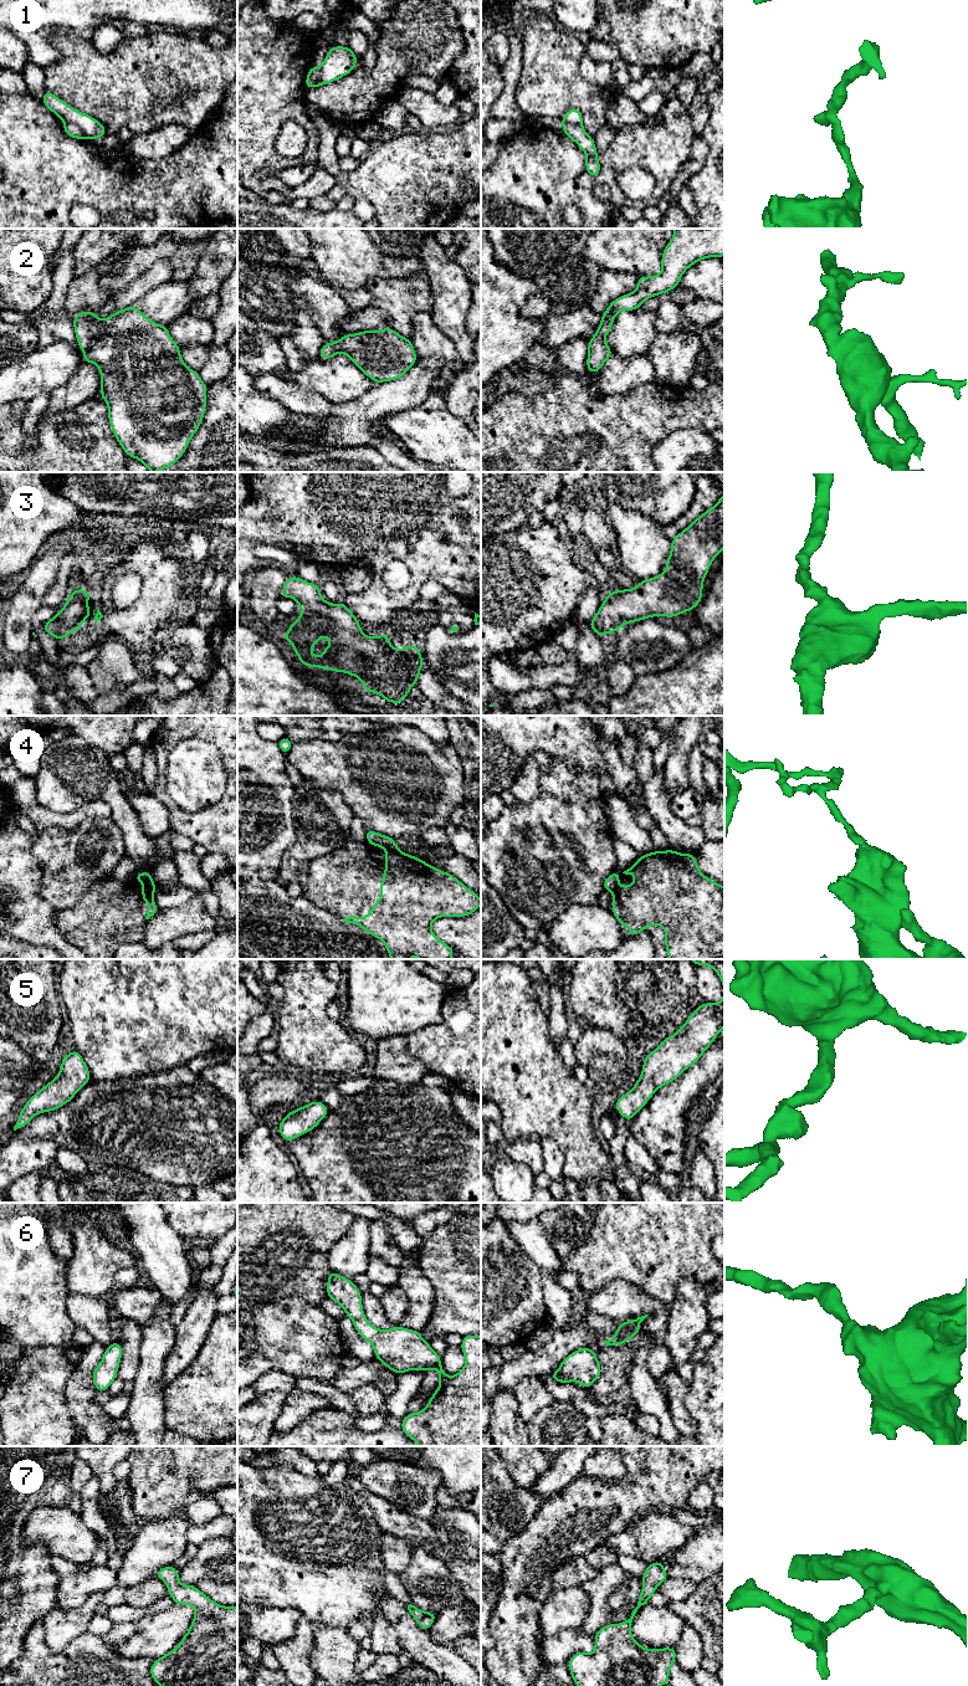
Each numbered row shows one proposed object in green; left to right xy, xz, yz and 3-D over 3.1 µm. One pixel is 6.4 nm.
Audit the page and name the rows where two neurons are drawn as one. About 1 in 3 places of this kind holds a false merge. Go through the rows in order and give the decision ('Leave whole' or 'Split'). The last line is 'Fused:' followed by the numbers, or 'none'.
1: Split
2: Leave whole
3: Leave whole
4: Split
5: Leave whole
6: Leave whole
7: Leave whole
Fused: 1, 4

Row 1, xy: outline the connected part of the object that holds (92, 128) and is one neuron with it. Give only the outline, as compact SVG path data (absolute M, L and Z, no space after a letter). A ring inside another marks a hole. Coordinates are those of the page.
M46 91L41 97L41 102L63 123L73 123L78 125L87 140L107 135L107 130L99 121L68 106L53 93Z

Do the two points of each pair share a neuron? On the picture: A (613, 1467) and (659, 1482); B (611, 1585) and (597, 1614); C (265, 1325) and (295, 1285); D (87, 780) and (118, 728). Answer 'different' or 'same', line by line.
A: different
B: same
C: different
D: different

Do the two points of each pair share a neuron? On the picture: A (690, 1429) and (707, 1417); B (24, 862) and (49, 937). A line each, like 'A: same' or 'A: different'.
A: different
B: same

